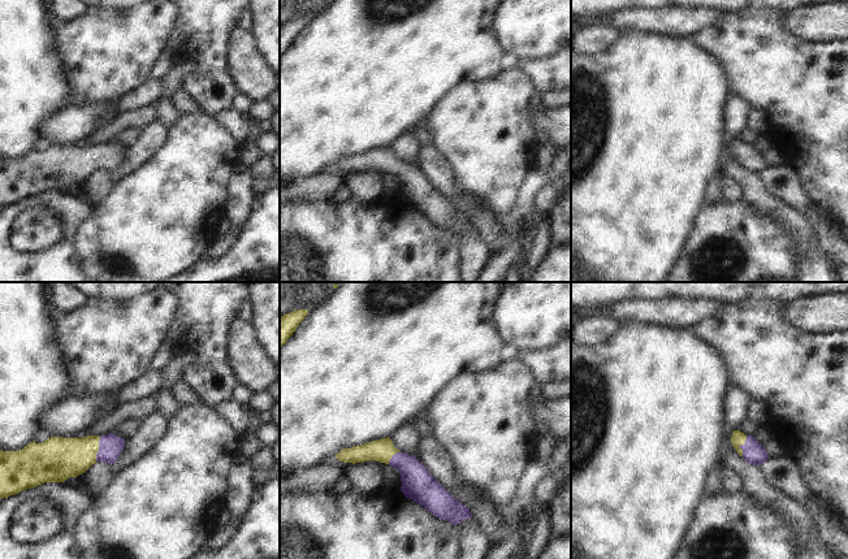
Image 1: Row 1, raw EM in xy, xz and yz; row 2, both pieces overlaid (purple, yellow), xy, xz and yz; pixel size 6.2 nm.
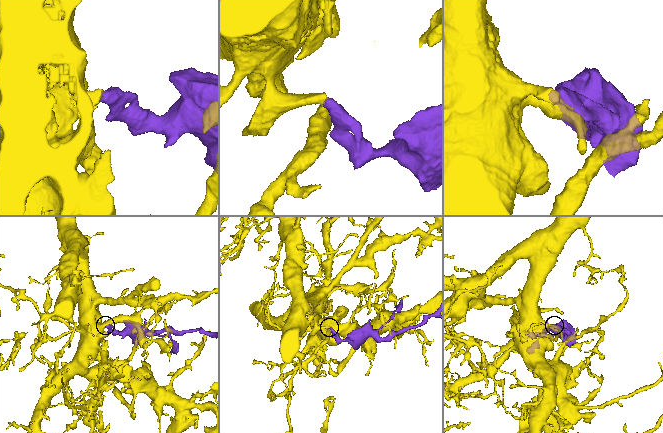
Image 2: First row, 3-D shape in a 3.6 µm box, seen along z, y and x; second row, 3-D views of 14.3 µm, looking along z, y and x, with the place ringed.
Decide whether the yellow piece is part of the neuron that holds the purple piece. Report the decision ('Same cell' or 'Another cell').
Same cell

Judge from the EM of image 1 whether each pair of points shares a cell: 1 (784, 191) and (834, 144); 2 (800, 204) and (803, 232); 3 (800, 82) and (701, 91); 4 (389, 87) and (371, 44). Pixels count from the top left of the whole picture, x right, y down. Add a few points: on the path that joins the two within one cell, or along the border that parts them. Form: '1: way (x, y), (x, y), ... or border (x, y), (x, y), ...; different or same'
1: border (794, 169), (807, 195), (816, 203); different
2: border (775, 196), (795, 208), (816, 232); different
3: border (717, 60), (722, 66), (730, 90); different
4: way (379, 77), (375, 73), (375, 55); same

